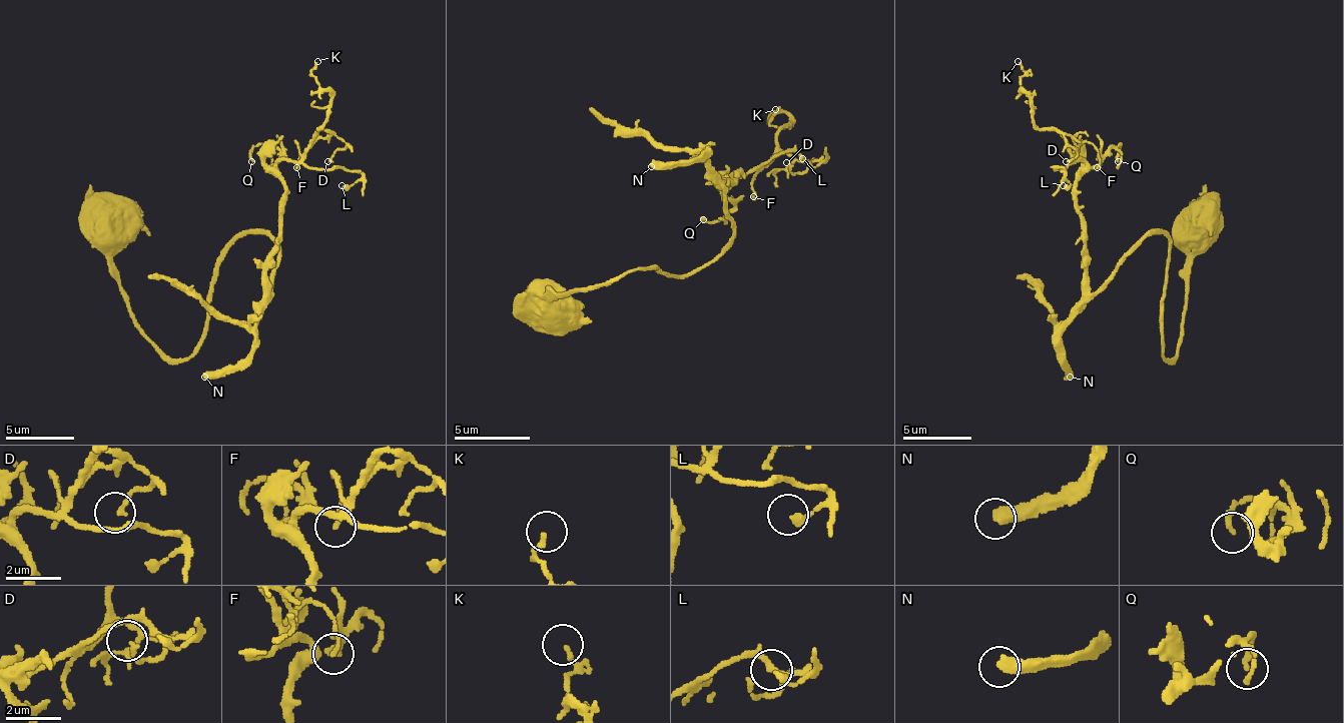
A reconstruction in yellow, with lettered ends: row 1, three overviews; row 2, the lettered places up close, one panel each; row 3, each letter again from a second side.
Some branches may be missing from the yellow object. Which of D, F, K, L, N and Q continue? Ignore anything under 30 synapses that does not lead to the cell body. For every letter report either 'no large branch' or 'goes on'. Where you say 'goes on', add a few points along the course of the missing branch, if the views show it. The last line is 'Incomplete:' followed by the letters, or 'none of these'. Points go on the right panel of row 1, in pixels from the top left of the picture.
D: no large branch
F: no large branch
K: no large branch
L: no large branch
N: goes on
Q: no large branch
Incomplete: N

